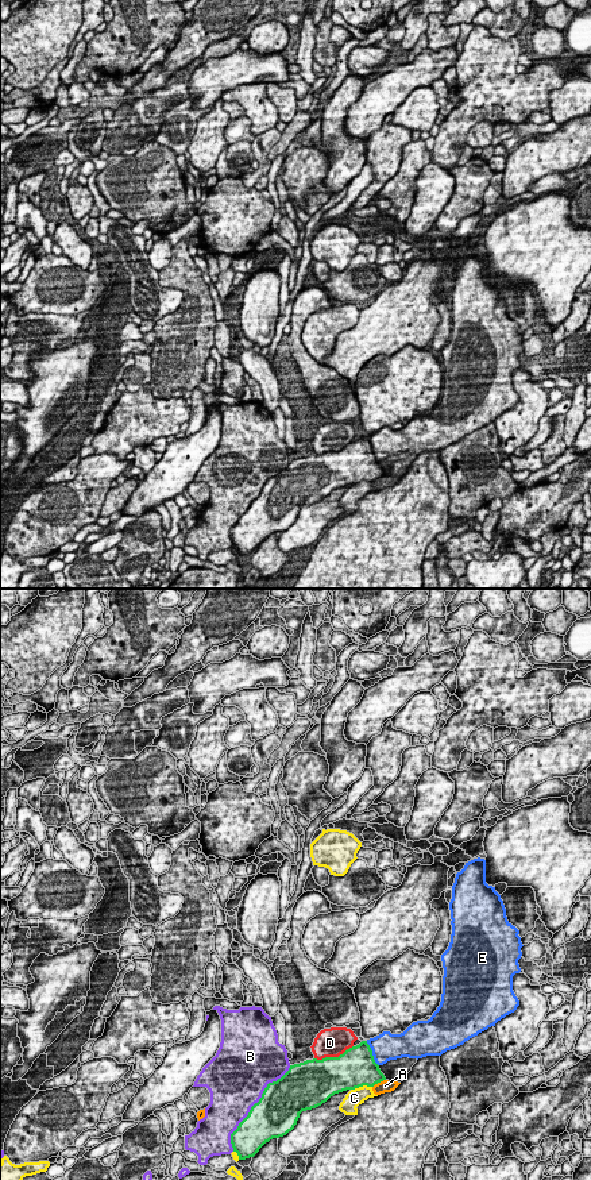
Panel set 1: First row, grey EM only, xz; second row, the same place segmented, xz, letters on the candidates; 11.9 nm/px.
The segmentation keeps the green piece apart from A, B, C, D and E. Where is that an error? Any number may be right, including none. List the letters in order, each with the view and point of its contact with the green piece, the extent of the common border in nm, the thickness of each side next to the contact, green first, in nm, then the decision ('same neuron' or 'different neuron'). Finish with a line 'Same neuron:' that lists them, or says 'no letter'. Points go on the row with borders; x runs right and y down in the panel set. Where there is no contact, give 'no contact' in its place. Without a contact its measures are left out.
A: meets green in xz at (378, 1082); contact 190 nm long; 380 nm thick on the green side, 140 nm on the other; different neuron
B: meets green in xz at (252, 1106); contact 1250 nm long; 480 nm thick on the green side, 500 nm on the other; different neuron
C: meets green in xz at (360, 1086); contact 260 nm long; 460 nm thick on the green side, 200 nm on the other; different neuron
D: meets green in xz at (333, 1057); contact 500 nm long; 440 nm thick on the green side, 360 nm on the other; different neuron
E: meets green in xz at (371, 1053); contact 340 nm long; 460 nm thick on the green side, 340 nm on the other; different neuron
Same neuron: no letter

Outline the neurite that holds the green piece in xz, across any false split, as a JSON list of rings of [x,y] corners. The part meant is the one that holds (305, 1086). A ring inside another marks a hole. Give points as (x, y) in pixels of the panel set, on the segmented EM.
[[[367,1041],[339,1057],[306,1060],[290,1065],[277,1081],[269,1083],[262,1098],[231,1134],[239,1160],[254,1157],[273,1138],[294,1129],[300,1114],[325,1103],[335,1094],[386,1080]]]

